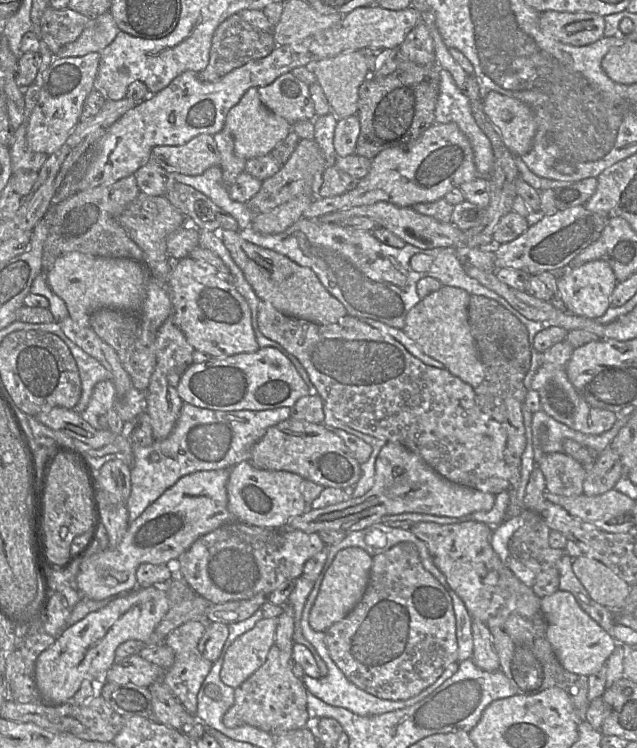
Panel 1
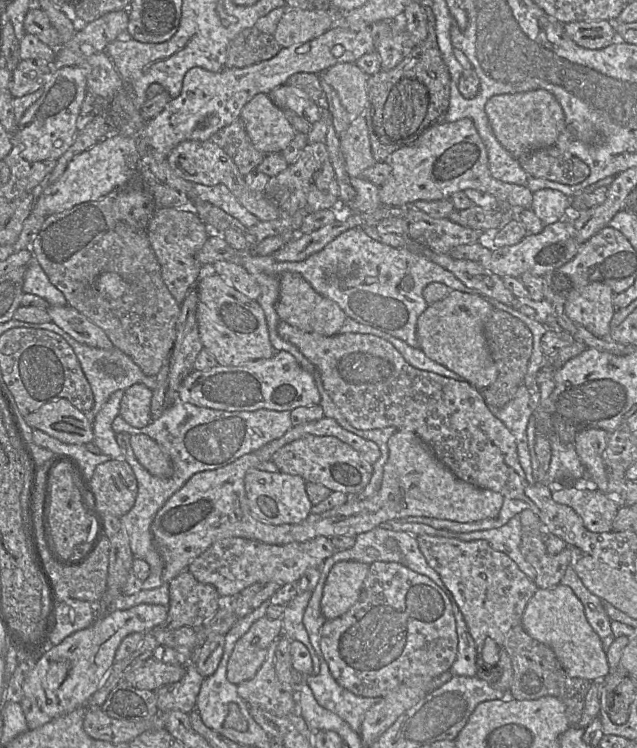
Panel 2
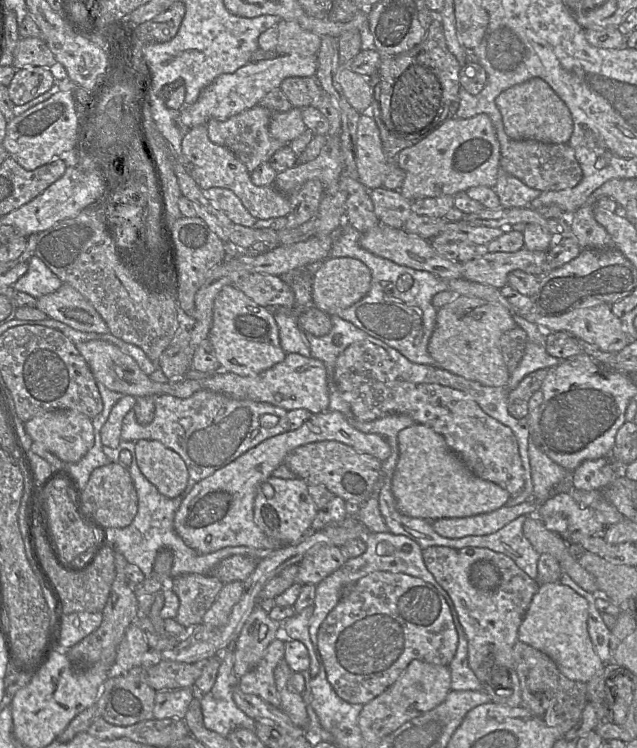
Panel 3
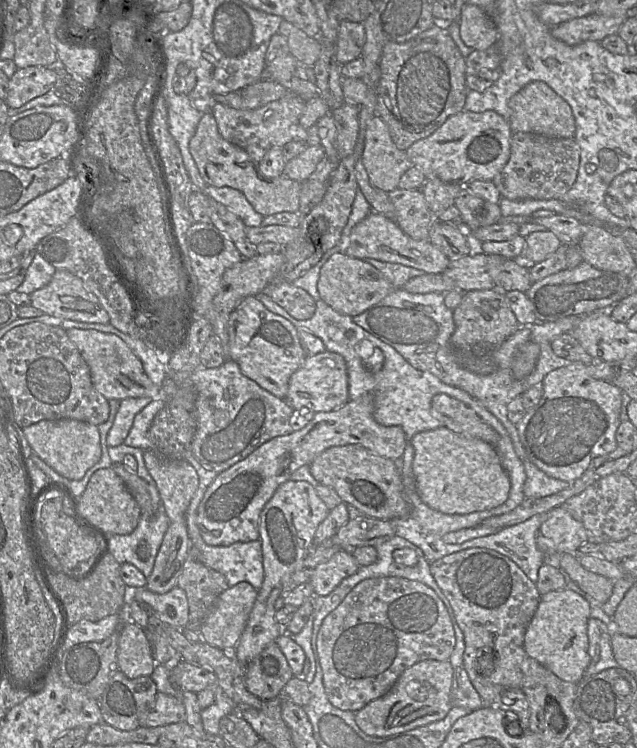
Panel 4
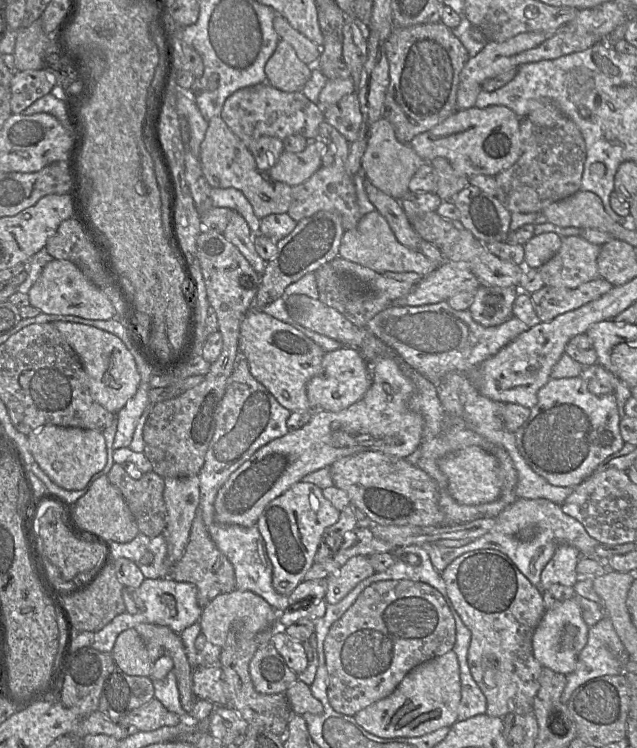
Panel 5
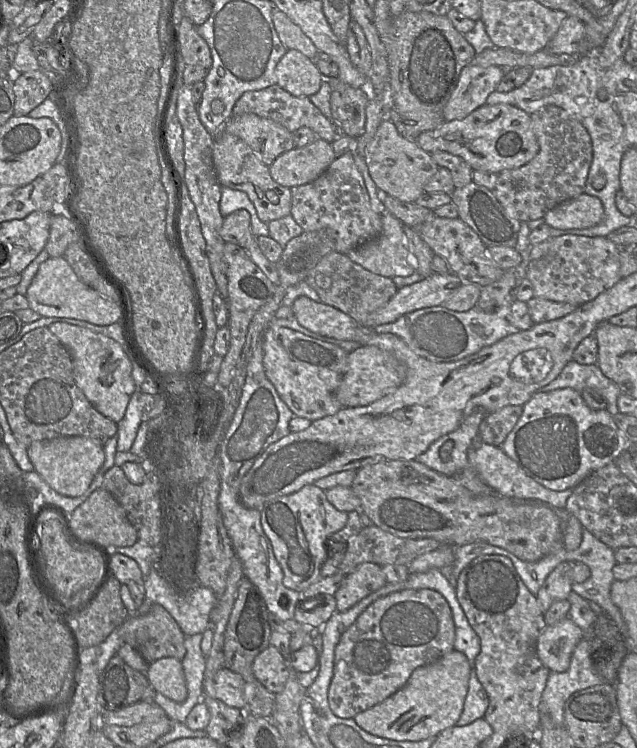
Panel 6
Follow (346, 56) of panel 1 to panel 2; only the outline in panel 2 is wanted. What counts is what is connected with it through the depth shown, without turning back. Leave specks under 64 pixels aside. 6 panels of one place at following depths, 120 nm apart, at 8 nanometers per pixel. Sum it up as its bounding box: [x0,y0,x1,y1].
[318,63,369,118]

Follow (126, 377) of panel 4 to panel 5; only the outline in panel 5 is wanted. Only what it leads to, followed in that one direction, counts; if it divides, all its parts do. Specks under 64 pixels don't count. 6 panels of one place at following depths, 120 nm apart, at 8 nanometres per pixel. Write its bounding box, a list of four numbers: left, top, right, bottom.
[52,322,141,413]

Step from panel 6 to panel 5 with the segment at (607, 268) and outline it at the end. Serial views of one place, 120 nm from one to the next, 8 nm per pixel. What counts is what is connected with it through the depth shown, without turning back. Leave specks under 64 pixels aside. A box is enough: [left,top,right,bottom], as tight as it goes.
[539,236,601,289]

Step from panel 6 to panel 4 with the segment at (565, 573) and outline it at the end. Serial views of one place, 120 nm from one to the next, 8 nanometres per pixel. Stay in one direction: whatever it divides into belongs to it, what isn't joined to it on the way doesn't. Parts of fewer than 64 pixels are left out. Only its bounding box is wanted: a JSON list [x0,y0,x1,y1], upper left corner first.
[540,506,589,554]

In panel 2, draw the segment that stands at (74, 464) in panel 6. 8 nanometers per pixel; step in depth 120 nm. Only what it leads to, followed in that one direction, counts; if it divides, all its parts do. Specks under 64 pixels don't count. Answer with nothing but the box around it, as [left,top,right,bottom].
[24,399,94,445]

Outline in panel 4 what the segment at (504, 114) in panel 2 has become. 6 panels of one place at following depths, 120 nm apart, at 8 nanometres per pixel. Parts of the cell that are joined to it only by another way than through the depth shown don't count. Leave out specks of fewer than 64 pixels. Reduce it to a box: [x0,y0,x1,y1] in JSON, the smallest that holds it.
[508,81,575,138]

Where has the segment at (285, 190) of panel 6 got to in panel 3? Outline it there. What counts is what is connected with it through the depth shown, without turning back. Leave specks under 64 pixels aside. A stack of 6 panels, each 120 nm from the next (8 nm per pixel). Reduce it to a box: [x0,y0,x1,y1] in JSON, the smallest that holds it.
[182,124,290,219]

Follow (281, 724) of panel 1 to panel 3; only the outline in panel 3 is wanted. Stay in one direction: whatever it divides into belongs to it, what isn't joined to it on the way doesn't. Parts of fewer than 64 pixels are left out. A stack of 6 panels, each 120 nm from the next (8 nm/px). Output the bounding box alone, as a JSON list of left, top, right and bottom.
[238,638,285,707]

